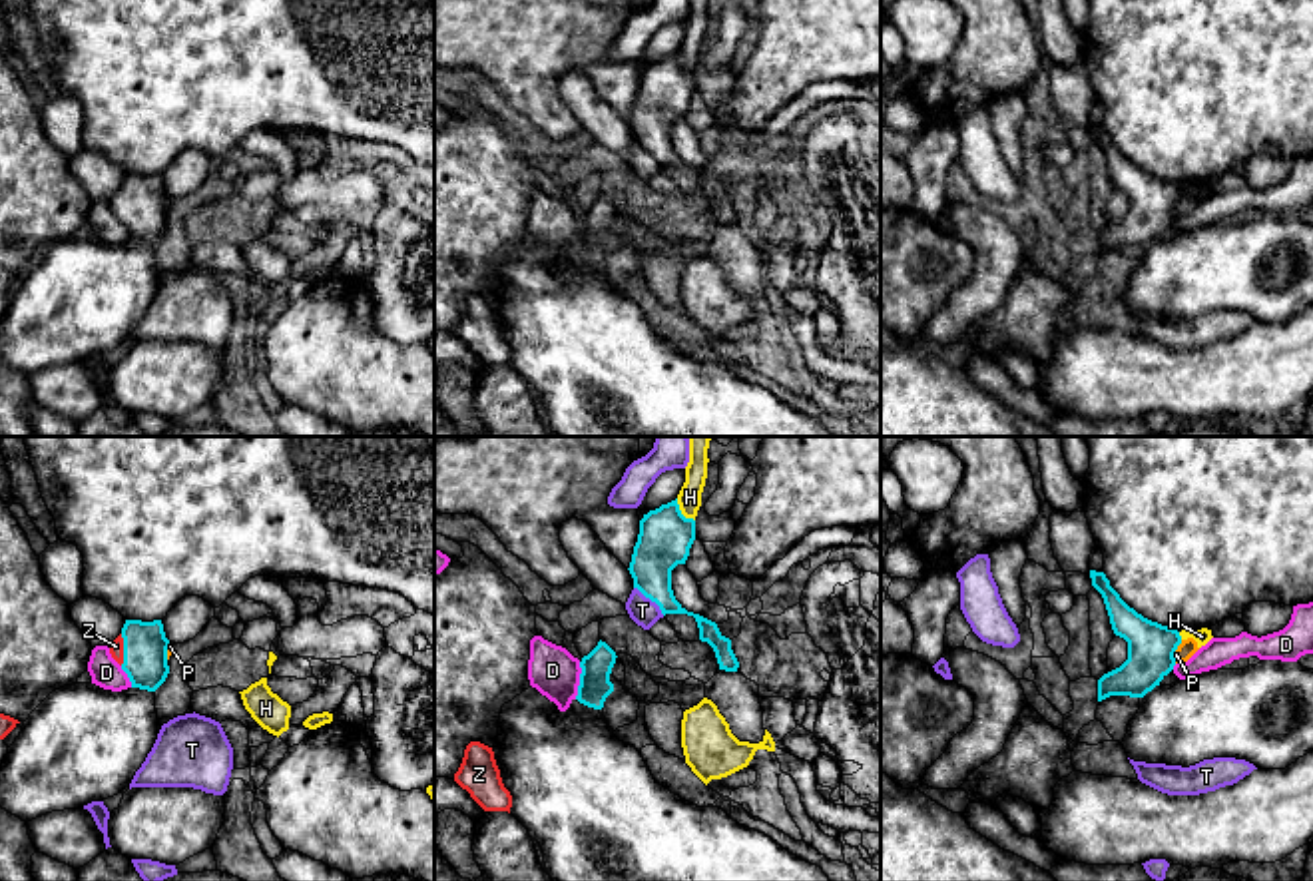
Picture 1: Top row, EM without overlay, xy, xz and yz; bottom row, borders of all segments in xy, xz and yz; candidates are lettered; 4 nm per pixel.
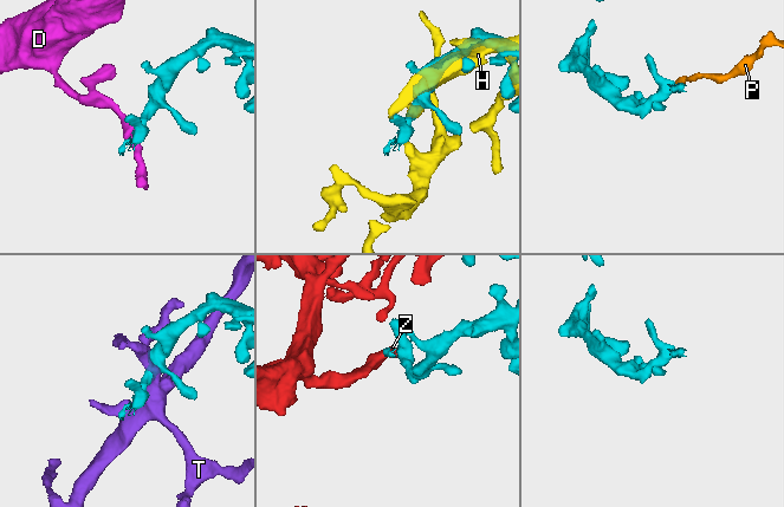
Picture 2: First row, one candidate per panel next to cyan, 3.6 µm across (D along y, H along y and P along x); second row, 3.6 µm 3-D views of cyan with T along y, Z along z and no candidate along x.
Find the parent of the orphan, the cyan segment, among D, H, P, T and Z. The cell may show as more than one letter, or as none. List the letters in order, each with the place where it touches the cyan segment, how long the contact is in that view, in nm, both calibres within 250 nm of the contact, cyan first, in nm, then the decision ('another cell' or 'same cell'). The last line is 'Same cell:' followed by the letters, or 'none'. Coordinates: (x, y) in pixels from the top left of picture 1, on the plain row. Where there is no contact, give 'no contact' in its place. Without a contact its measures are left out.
D: contact xz (580, 234); length 150 nm; calibres 130 and 200 nm; another cell
H: contact xz (680, 66); length 120 nm; calibres 220 and 100 nm; another cell
P: contact yz (1174, 206); length 100 nm; calibres 190 and 70 nm; another cell
T: contact xz (650, 152); length 170 nm; calibres 220 and 110 nm; another cell
Z: contact xy (124, 204); length 130 nm; calibres 180 and 60 nm; same cell
Same cell: Z

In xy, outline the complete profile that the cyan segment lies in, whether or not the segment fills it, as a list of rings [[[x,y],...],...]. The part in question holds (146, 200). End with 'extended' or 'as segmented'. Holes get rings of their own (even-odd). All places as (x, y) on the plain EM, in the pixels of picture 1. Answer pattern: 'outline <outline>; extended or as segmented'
outline [[[126,173],[122,187],[110,197],[110,207],[128,227],[131,241],[155,245],[169,227],[169,199],[161,173]]]; extended

